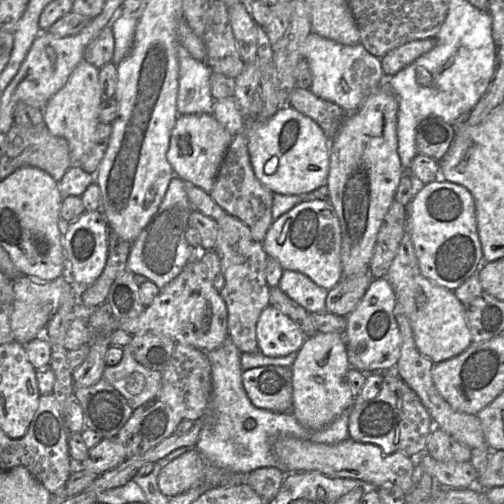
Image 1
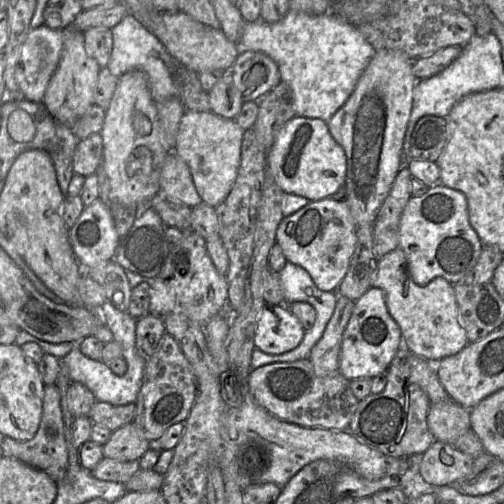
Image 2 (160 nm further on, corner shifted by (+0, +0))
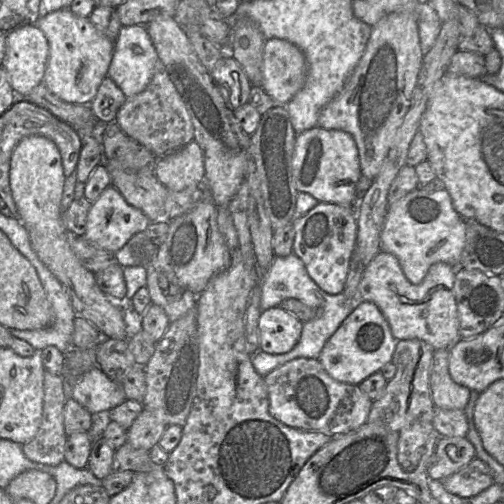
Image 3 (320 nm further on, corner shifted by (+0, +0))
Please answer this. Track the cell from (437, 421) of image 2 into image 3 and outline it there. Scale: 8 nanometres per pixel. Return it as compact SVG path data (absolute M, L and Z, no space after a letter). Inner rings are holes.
M449 349L434 350L430 370L430 392L436 408L464 410L471 390L454 382L449 374Z

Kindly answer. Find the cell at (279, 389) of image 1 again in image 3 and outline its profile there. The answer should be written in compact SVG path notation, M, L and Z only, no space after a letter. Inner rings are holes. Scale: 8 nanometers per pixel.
M296 358L263 377L269 399L269 413L286 426L302 431L318 431L335 437L367 422L372 400L358 385L331 378L317 359Z

